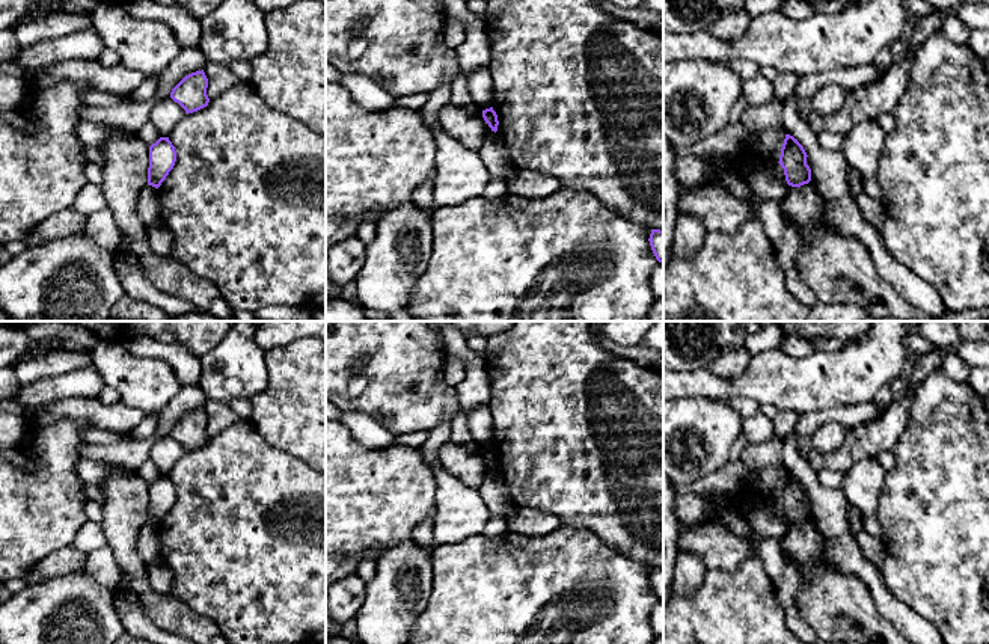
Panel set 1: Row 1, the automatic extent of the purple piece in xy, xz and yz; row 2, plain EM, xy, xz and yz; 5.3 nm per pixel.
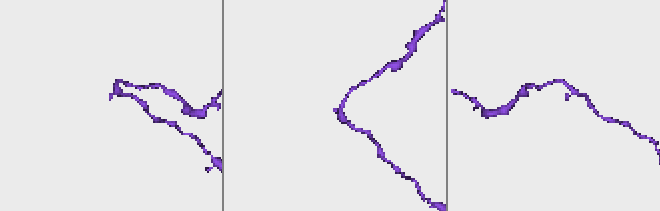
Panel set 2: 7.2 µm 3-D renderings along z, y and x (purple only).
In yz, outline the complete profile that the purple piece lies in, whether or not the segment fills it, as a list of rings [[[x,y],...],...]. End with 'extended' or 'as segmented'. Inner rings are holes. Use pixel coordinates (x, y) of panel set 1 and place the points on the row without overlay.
[[[785,472],[779,502],[784,507],[785,519],[792,525],[801,525],[811,519],[811,507],[807,502],[804,484],[790,472]]]; as segmented

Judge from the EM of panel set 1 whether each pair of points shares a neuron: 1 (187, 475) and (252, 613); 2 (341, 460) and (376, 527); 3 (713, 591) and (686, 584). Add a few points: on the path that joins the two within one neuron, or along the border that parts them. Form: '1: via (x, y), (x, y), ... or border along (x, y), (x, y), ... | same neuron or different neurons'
1: via (222, 509), (229, 522), (251, 543), (251, 578) | same neuron
2: via (341, 477), (341, 492), (359, 510) | same neuron
3: border along (707, 570), (703, 582), (695, 590), (679, 596) | different neurons

